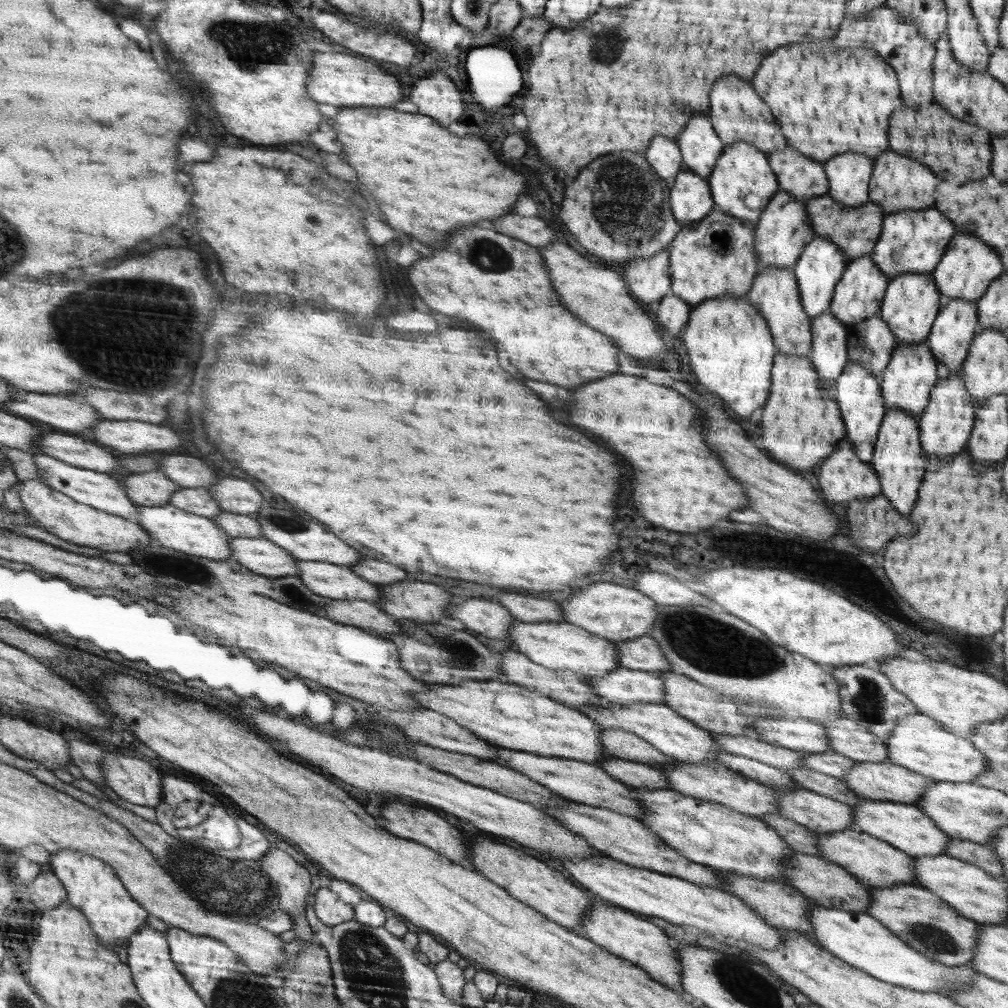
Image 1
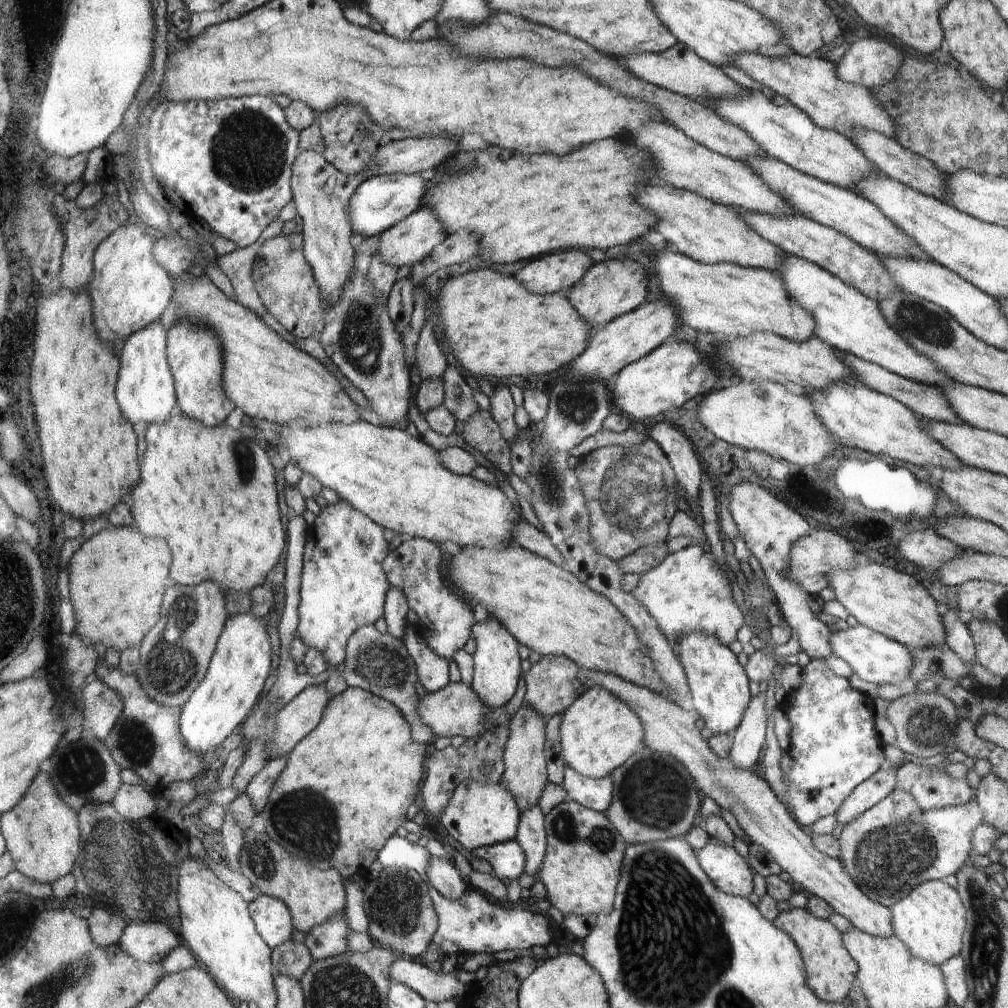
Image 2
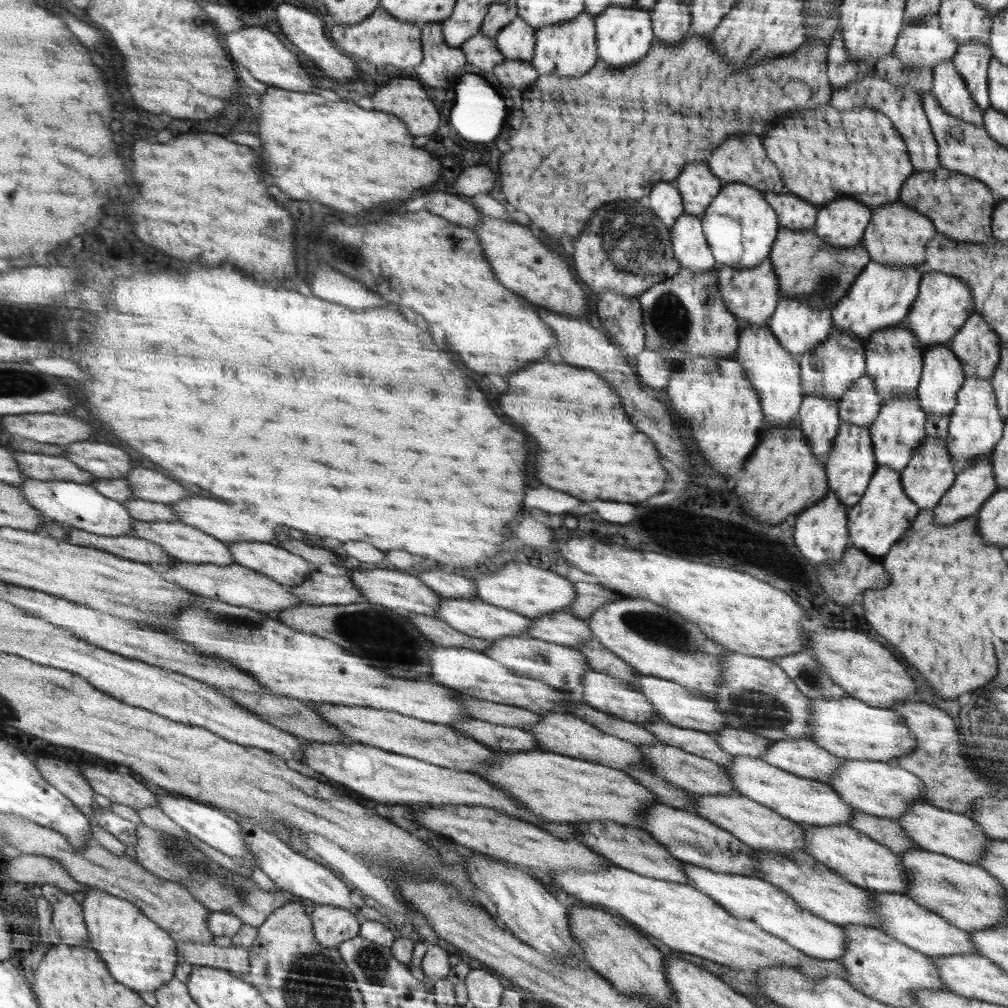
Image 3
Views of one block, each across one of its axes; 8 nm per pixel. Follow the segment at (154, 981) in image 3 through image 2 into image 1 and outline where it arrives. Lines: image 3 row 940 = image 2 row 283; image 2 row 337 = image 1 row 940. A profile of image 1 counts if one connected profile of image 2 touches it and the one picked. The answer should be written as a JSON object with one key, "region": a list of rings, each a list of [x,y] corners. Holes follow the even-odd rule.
{"region":[[[62,850],[51,854],[52,870],[61,877],[69,892],[69,902],[85,911],[90,922],[94,922],[94,930],[106,944],[130,943],[130,938],[148,926],[151,912],[146,909],[122,882],[117,870],[106,860],[82,850]]]}

